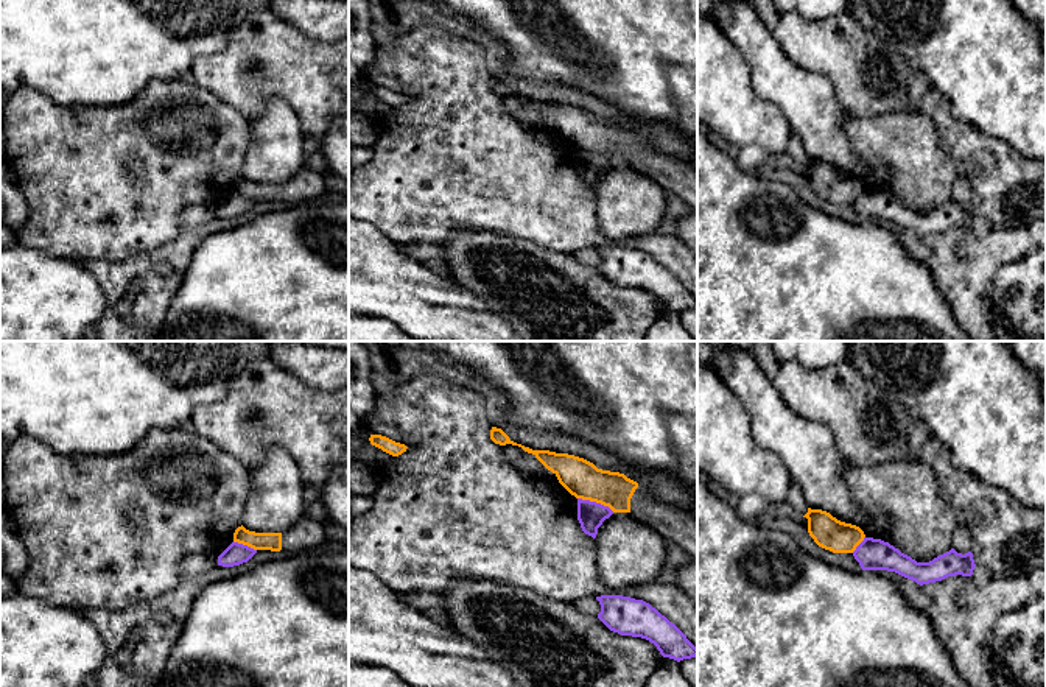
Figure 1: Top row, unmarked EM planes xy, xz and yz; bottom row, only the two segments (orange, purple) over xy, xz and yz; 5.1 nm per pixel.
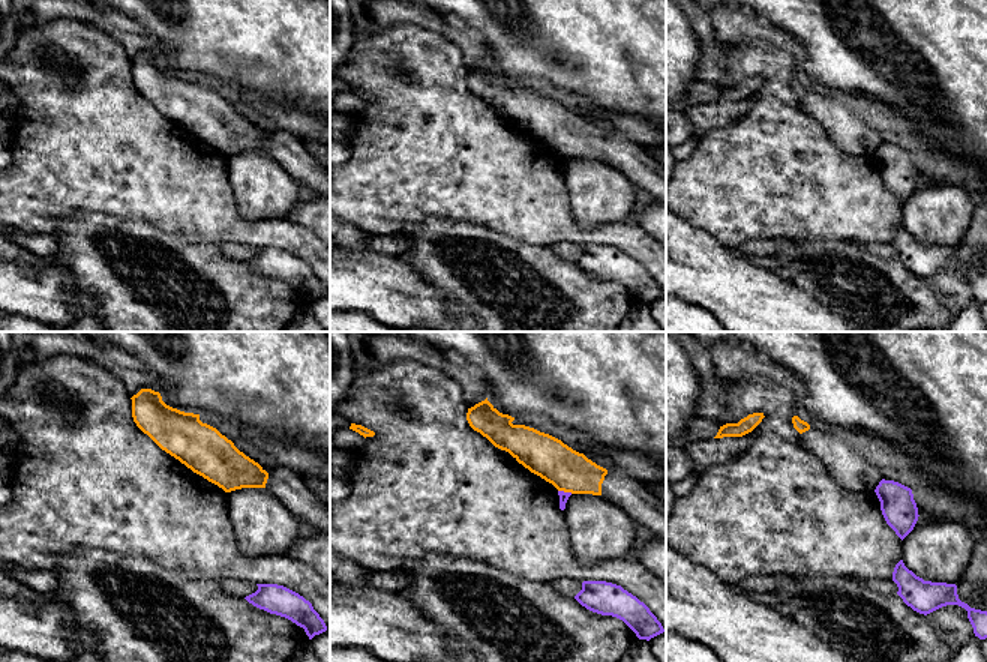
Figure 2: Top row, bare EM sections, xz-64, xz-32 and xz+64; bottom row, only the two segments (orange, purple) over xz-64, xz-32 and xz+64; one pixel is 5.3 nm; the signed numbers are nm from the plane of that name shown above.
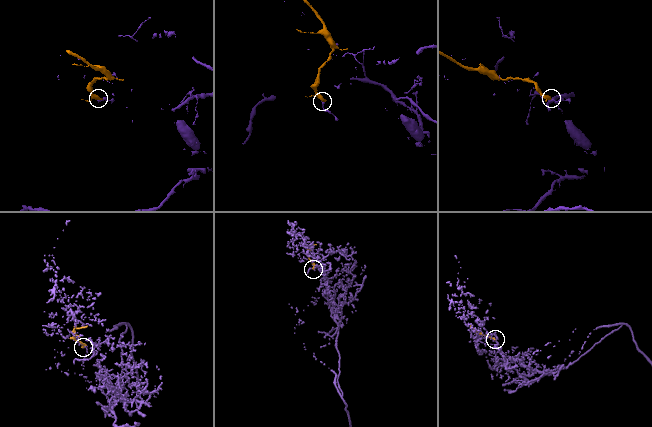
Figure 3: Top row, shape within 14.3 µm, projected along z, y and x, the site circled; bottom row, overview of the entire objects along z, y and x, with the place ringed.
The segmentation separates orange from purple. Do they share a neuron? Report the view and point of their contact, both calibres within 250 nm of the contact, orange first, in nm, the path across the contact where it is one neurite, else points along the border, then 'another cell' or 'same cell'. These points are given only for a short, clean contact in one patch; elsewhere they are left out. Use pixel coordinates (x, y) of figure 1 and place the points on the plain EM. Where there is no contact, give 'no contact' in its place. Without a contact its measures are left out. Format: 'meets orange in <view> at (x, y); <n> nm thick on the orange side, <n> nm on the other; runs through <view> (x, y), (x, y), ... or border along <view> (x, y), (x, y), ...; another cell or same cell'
meets orange in xz at (596, 153); 190 nm thick on the orange side, 140 nm on the other; border along xz (578, 148), (600, 153), (614, 162); another cell

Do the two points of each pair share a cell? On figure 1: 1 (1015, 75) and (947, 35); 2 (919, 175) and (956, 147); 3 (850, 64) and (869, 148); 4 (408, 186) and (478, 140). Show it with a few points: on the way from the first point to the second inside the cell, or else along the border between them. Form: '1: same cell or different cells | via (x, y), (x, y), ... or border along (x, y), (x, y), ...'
1: same cell | via (998, 72), (964, 38)
2: different cells | border along (931, 119), (937, 145), (958, 173)
3: different cells | border along (898, 109), (875, 117), (855, 117), (849, 112)
4: same cell | via (425, 178), (433, 172), (445, 172), (461, 158)

